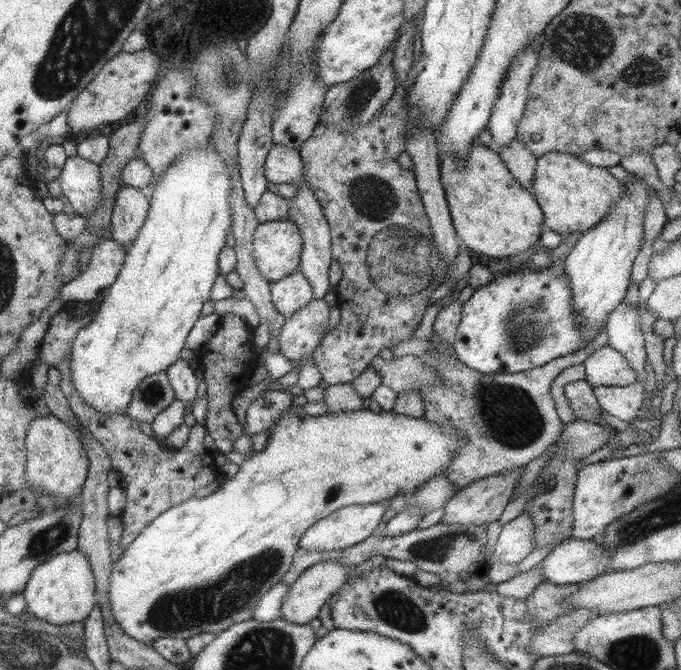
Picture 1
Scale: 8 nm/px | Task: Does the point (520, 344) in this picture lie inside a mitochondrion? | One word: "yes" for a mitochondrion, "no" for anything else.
yes

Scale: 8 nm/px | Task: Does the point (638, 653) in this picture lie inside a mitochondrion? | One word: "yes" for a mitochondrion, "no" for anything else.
yes

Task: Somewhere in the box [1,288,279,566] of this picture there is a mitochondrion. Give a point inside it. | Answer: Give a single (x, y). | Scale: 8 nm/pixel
(42, 543)

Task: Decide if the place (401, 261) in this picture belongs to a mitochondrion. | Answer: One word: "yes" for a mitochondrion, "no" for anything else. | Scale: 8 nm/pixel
yes

